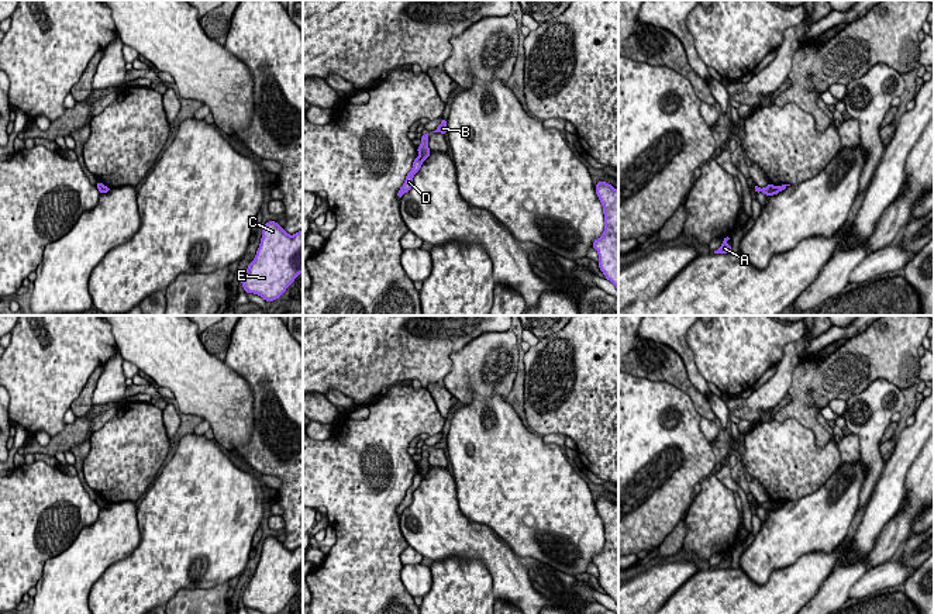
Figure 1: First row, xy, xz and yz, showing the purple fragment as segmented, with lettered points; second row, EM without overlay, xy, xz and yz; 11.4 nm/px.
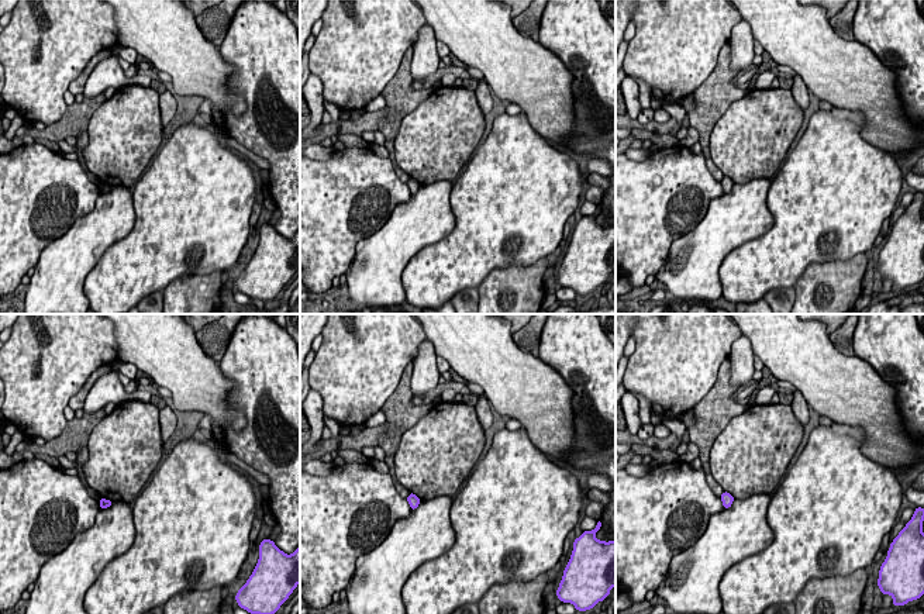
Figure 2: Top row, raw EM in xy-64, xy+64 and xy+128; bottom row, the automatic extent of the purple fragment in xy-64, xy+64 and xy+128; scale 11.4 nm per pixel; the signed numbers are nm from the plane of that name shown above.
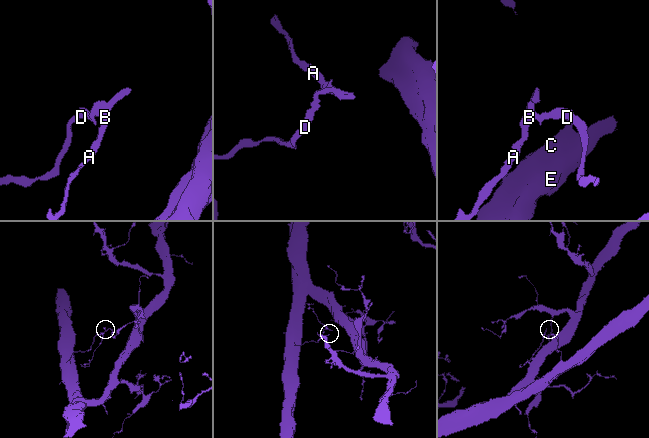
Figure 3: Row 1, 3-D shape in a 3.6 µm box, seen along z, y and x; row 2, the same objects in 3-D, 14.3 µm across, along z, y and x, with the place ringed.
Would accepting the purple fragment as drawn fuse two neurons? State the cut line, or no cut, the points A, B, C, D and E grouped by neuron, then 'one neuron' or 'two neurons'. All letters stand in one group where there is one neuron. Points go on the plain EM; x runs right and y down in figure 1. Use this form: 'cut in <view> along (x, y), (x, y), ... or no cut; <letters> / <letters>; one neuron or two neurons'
cut in xz along (419, 472), (421, 476); A B / C D E; two neurons

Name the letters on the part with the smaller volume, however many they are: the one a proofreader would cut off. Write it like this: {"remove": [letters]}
{"remove": ["A", "B"]}

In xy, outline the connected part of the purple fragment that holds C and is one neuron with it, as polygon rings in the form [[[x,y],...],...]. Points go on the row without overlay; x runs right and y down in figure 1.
[[[268,537],[256,570],[241,594],[245,608],[279,614],[303,589],[303,546],[289,551],[276,537]]]

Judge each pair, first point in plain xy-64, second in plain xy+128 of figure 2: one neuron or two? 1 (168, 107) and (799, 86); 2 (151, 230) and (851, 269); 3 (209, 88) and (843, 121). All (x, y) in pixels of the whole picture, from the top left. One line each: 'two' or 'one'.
1: one
2: two
3: two

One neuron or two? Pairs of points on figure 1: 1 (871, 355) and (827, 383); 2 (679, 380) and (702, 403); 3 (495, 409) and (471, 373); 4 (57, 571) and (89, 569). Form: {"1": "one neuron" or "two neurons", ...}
{"1": "one neuron", "2": "one neuron", "3": "two neurons", "4": "one neuron"}

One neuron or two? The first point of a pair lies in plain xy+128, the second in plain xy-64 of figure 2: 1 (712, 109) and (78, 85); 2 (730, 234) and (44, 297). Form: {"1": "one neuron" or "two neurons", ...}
{"1": "one neuron", "2": "one neuron"}

